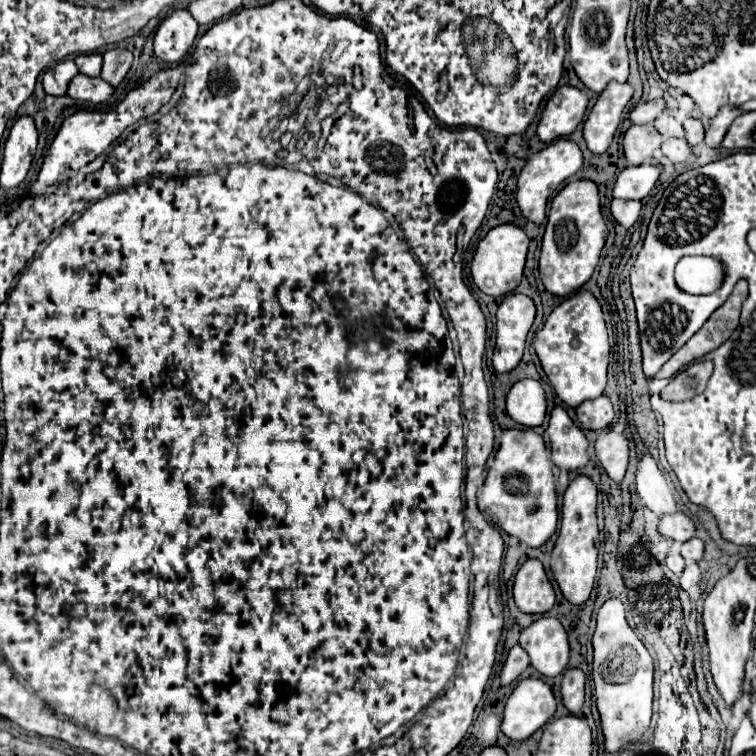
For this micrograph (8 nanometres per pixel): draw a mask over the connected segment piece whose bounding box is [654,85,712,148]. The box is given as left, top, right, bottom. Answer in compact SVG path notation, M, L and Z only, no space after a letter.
M669 85L664 95L666 108L661 116L654 122L654 127L662 135L662 145L667 138L685 138L684 122L690 119L712 120L707 118L695 104L693 98L685 94L683 90Z

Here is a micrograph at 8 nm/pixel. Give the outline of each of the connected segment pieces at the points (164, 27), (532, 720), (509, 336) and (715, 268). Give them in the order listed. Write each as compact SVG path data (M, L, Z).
M175 10L155 32L155 56L166 63L178 63L197 38L199 24L189 10Z
M539 678L521 680L505 704L501 730L511 740L525 740L539 730L557 710L557 698Z
M509 294L497 310L497 346L493 366L497 372L511 372L523 356L525 338L535 320L535 302L525 294Z
M685 256L675 266L677 286L689 294L711 294L725 280L725 264L713 256Z

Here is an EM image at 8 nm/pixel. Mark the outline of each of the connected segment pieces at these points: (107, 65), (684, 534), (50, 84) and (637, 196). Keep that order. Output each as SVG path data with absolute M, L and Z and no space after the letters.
M111 48L103 54L103 70L101 70L101 78L105 82L109 82L113 88L119 86L119 82L127 76L129 68L133 62L133 54L131 50L123 50L123 48Z
M677 512L675 516L661 518L659 532L669 536L669 538L673 538L673 540L687 542L687 540L691 540L695 536L695 522L687 514Z
M61 60L43 74L43 88L51 96L63 96L67 92L69 82L77 74L79 74L79 70L73 60Z
M641 164L641 166L627 166L615 182L613 198L625 198L625 200L643 200L651 194L655 182L659 178L659 168L653 164Z

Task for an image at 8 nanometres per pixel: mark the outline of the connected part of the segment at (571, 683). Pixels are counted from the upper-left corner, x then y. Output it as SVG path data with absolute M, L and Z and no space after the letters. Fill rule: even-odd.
M569 668L561 682L563 704L571 714L579 714L585 702L585 674L581 668Z

